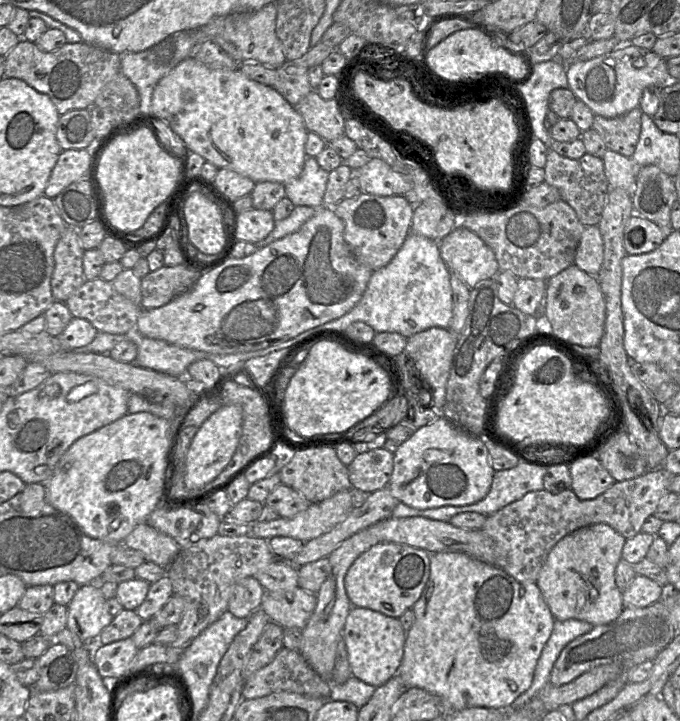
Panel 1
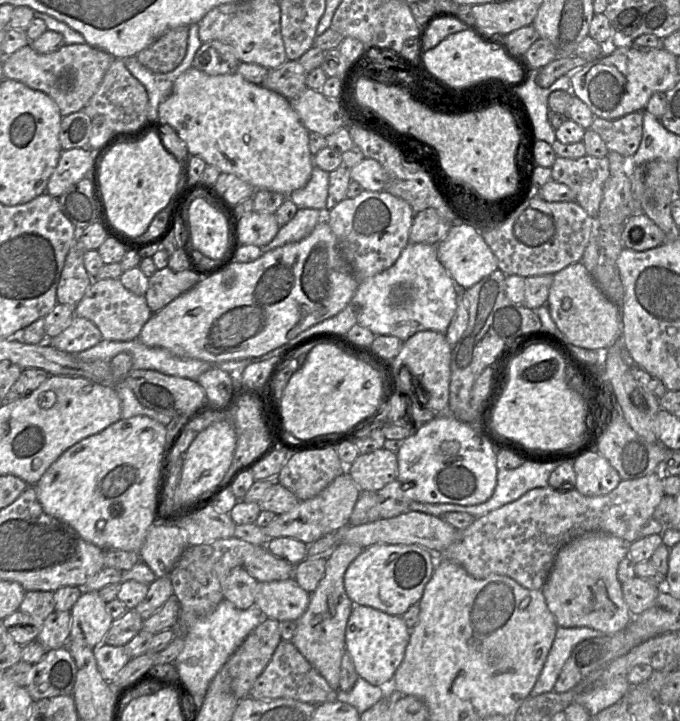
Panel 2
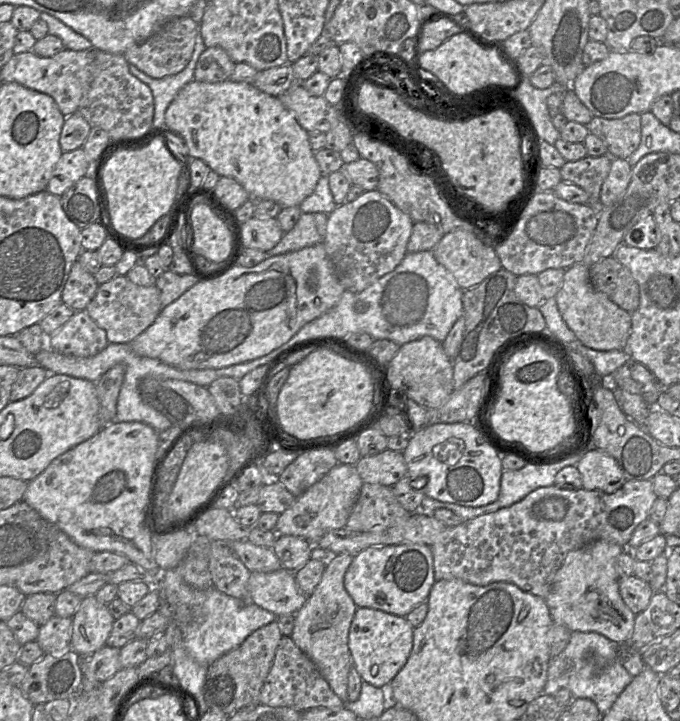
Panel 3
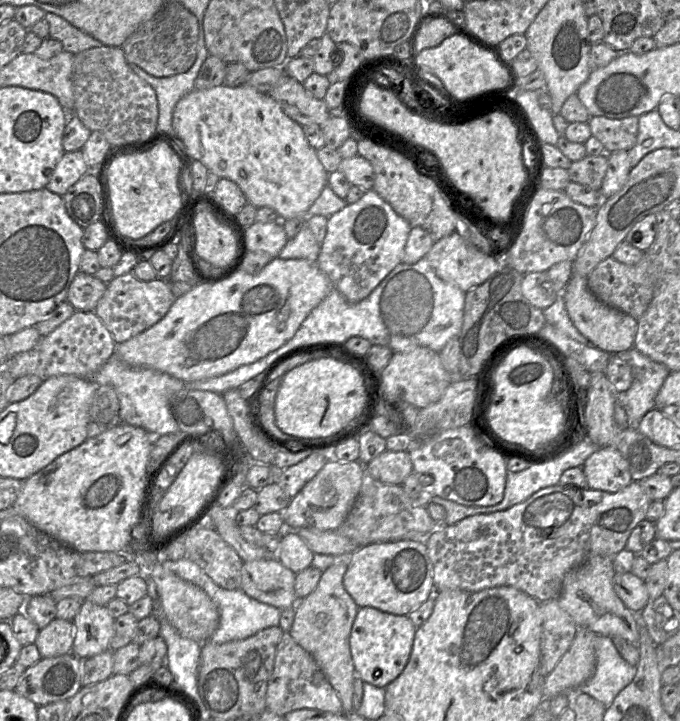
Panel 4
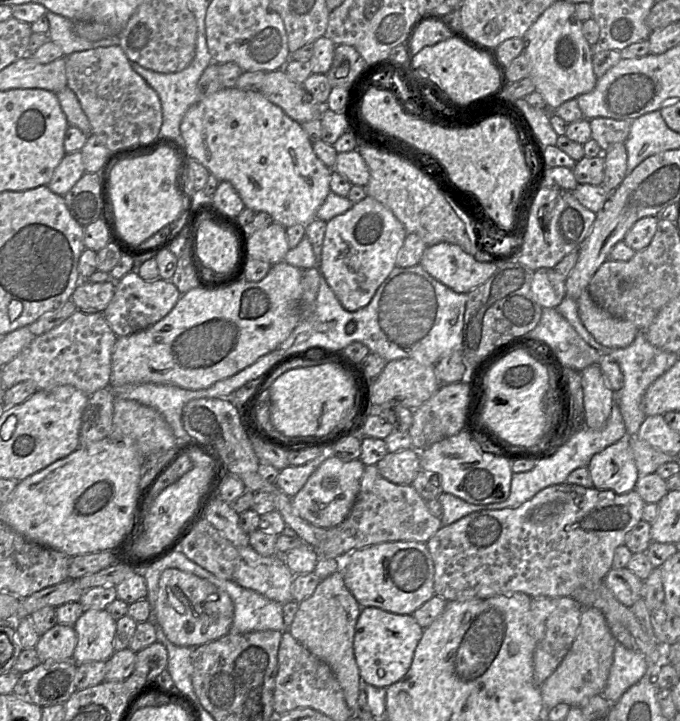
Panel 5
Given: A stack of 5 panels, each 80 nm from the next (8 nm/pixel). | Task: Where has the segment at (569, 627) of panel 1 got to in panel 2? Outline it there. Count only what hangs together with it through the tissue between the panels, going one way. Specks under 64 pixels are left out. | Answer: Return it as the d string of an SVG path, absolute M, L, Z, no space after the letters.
M558 626L553 644L543 665L542 671L530 693L530 697L553 691L561 670L575 646L586 639L602 635L604 635L604 633L593 628L563 628Z

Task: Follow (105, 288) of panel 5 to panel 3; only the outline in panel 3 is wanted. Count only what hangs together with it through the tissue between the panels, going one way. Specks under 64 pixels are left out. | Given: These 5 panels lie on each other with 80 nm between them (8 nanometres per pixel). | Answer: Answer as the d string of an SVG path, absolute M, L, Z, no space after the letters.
M77 260L69 273L62 291L62 303L76 311L83 311L93 299L99 284Z

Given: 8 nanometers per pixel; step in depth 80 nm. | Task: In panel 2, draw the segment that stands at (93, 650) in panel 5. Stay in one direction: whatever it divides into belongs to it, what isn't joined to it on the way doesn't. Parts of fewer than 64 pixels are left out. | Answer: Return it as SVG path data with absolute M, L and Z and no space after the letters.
M85 591L70 610L70 640L95 648L103 643L103 639L113 622L106 608L106 602L98 595L98 591Z

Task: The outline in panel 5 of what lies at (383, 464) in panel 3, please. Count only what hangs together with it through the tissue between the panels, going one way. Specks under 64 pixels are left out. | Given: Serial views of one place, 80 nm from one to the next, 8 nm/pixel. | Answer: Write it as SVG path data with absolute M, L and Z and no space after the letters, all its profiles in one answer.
M409 448L388 452L376 464L383 478L397 485L411 485L420 468L419 451Z

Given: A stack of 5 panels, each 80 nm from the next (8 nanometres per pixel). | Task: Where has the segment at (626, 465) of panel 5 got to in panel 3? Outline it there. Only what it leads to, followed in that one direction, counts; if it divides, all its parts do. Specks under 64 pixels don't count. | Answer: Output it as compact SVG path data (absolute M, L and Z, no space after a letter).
M591 449L577 464L582 488L611 494L626 482L617 460L602 450Z

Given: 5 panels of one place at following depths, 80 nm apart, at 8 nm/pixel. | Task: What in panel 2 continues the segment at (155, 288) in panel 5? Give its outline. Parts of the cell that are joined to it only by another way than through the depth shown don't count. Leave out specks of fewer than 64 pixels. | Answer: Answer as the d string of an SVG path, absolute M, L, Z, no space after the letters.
M119 278L93 280L80 302L73 307L75 316L92 321L103 339L128 341L138 338L144 324L152 315L144 295L137 295L121 283Z

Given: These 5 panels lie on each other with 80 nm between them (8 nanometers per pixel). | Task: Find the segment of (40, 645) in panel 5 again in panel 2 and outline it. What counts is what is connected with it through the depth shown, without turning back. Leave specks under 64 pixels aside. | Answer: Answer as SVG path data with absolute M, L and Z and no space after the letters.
M54 610L42 623L37 639L46 650L65 647L71 630L70 611Z

